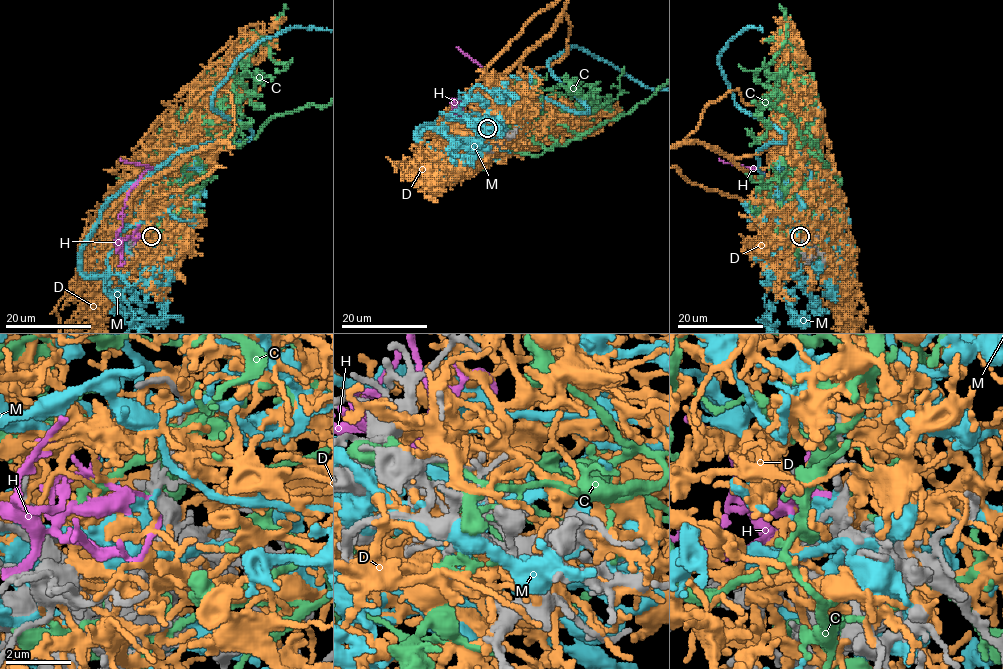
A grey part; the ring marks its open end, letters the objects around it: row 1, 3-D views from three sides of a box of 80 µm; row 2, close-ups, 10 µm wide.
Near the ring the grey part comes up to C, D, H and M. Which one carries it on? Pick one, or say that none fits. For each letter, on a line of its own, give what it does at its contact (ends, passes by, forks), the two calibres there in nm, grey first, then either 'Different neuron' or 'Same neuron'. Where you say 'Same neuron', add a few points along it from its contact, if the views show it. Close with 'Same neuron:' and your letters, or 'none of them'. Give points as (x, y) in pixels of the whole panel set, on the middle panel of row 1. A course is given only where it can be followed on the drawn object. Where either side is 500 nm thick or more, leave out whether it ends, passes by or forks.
C: It passes by. Thickness 320 nm (grey) against 180 nm. Different neuron
D: It forks there. Thickness 400 nm (grey) against 150 nm. Different neuron
H: It ends there. Thickness 360 nm (grey) against 150 nm. Same neuron
M: It ends there. Thickness 360 nm (grey) against 280 nm. Different neuron
Same neuron: H

